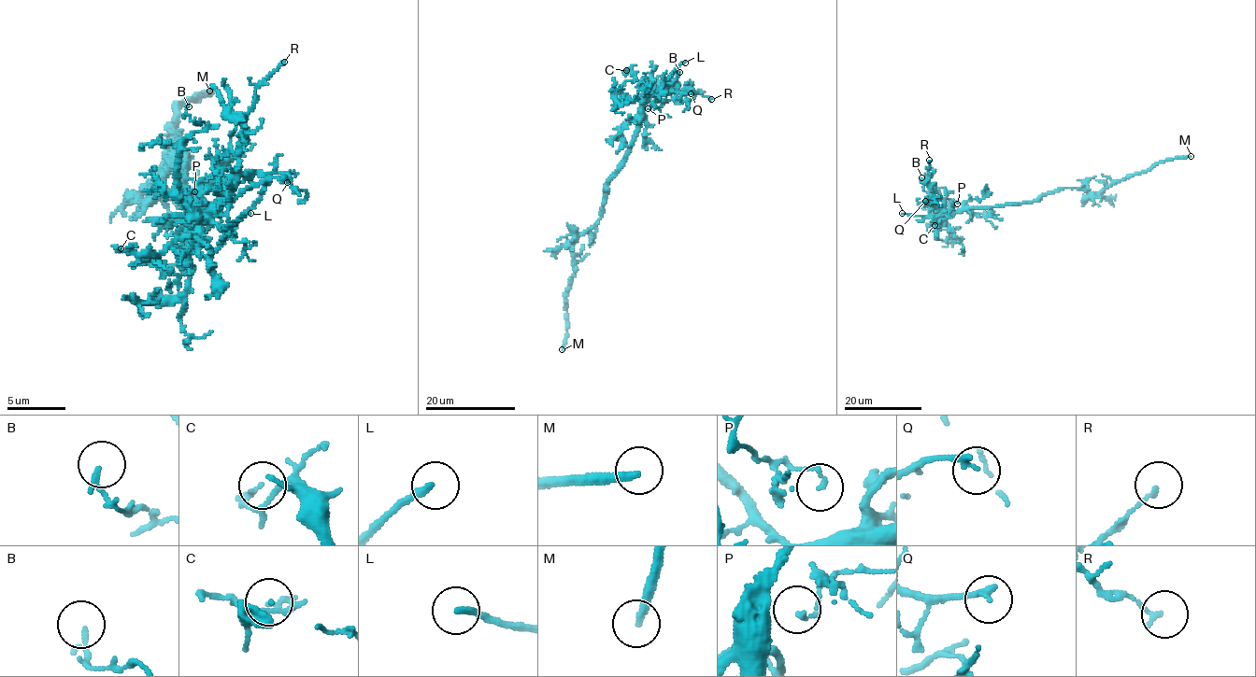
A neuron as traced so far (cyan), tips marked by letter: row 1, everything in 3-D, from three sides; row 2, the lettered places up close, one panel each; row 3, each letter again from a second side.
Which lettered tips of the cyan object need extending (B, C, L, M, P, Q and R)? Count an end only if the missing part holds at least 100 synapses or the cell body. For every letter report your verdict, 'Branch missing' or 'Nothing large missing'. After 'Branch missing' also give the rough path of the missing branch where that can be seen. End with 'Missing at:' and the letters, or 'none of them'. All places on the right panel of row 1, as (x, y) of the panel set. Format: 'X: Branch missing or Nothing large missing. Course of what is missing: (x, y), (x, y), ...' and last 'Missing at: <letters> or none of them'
B: Nothing large missing
C: Nothing large missing
L: Branch missing. Course of what is missing: (902, 213), (890, 211), (885, 220), (878, 222), (864, 235), (842, 235)
M: Branch missing
P: Nothing large missing
Q: Nothing large missing
R: Nothing large missing
Missing at: L, M

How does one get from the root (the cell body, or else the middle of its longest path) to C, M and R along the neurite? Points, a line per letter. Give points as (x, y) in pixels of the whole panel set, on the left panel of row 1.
C: (178, 183), (184, 199), (204, 205), (187, 212), (197, 235), (185, 234), (156, 254), (121, 248)
M: (178, 183), (190, 163), (164, 167), (155, 181), (179, 153), (173, 131), (178, 110), (209, 91)
R: (178, 183), (184, 199), (204, 205), (191, 209), (196, 217), (216, 211), (233, 181), (255, 84), (284, 62)

